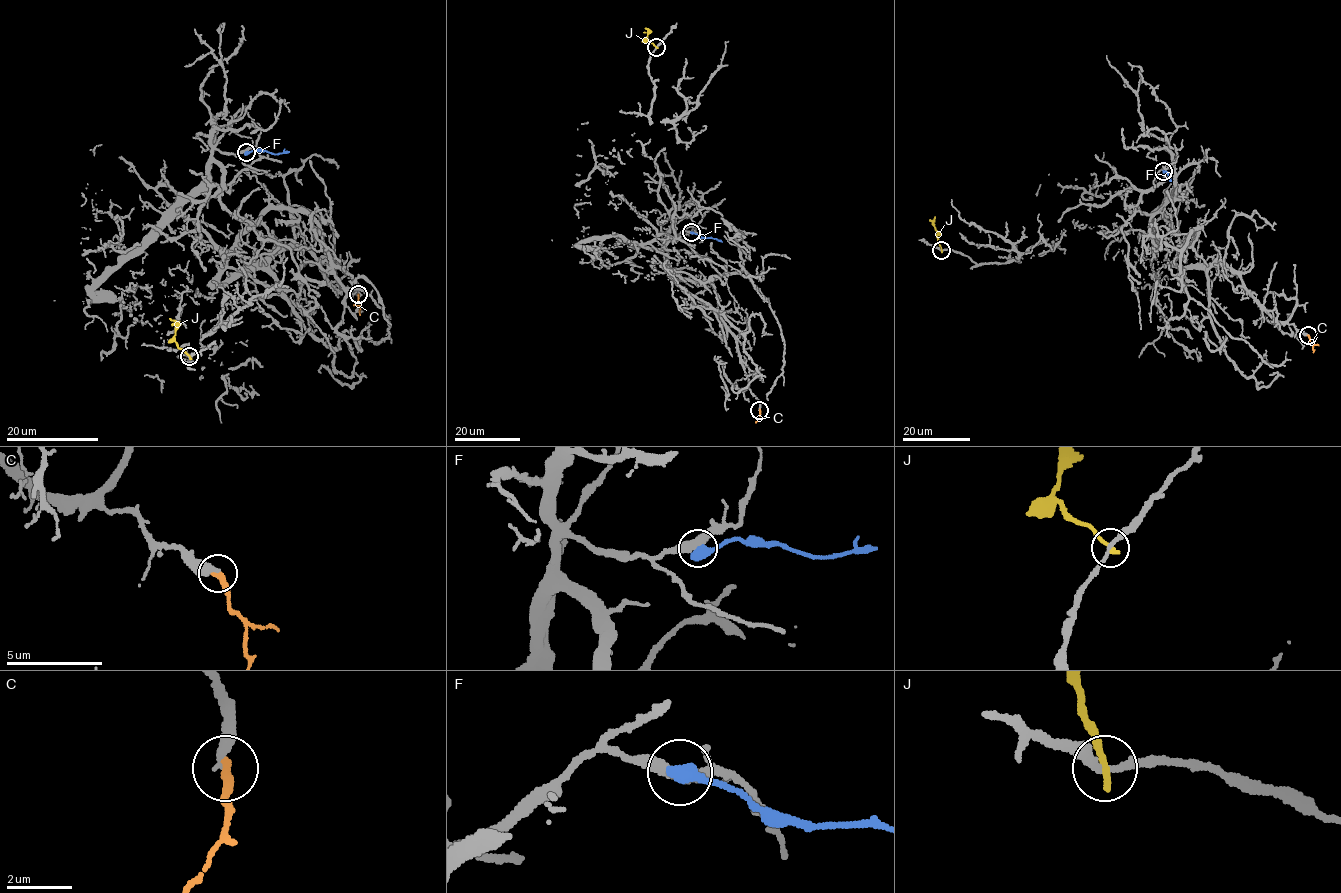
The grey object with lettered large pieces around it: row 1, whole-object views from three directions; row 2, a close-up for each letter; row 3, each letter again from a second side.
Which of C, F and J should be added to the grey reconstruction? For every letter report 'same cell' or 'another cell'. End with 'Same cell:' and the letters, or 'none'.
C: same cell
F: another cell
J: another cell
Same cell: C

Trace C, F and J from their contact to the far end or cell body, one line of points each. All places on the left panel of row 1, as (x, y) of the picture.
C: (358, 294), (359, 315)
F: (246, 152), (289, 151)
J: (189, 357), (175, 341), (176, 324), (169, 318)

